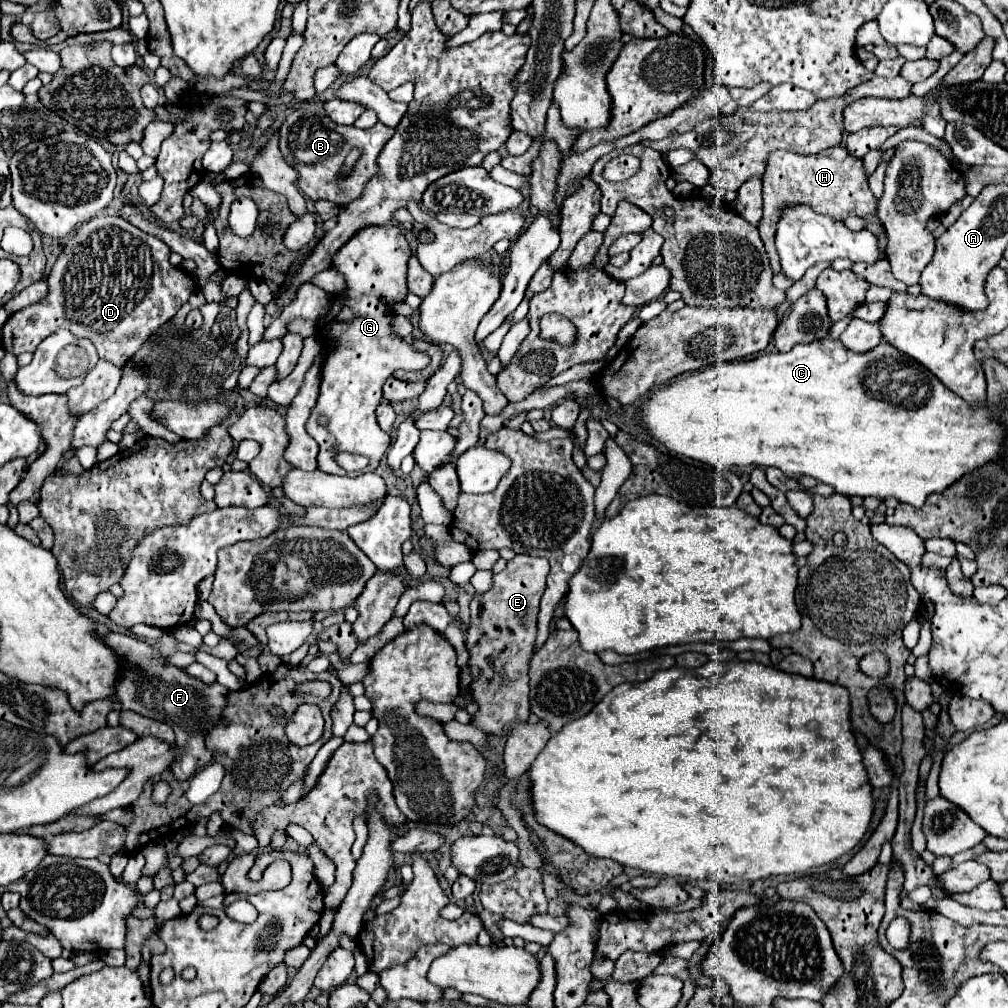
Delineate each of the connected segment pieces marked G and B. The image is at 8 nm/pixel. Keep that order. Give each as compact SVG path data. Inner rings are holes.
M383 225L383 227L367 227L361 229L339 253L333 257L333 269L345 275L347 279L347 289L343 295L337 295L327 311L325 317L319 319L317 323L317 335L321 343L327 347L327 359L323 365L323 381L319 389L319 399L315 405L315 413L311 413L307 421L307 433L319 443L319 471L323 473L333 473L333 475L343 475L339 473L339 463L335 461L337 453L353 453L353 455L363 455L369 459L369 465L357 473L351 473L353 477L365 471L375 471L379 465L379 459L391 445L391 437L383 433L375 419L375 409L381 401L381 387L387 381L387 377L393 375L395 369L405 369L405 371L419 371L429 363L429 357L415 351L411 345L407 345L401 337L395 337L391 333L391 311L389 303L391 301L403 301L407 295L407 261L411 257L409 243L405 235L401 233L399 227L393 225ZM319 417L327 417L327 425L323 427L319 423Z
M303 101L281 125L281 153L299 171L299 189L313 201L327 199L335 205L347 205L363 195L365 183L377 175L377 157L383 145L393 137L393 129L377 123L371 129L357 129L355 125L339 125L331 121L323 109L323 101ZM351 149L359 149L361 157L345 171L345 159Z

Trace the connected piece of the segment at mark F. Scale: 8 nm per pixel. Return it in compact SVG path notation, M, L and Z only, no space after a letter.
M109 633L105 639L111 649L115 649L119 655L127 659L125 673L121 681L117 683L117 701L121 709L131 709L143 717L151 717L163 723L177 725L177 759L171 771L175 773L177 779L189 779L193 777L201 767L213 761L213 751L205 747L205 735L219 725L223 707L225 707L225 697L227 697L227 687L213 683L205 685L191 675L187 675L183 669L177 667L167 667L161 651L141 639L121 635L121 633Z

